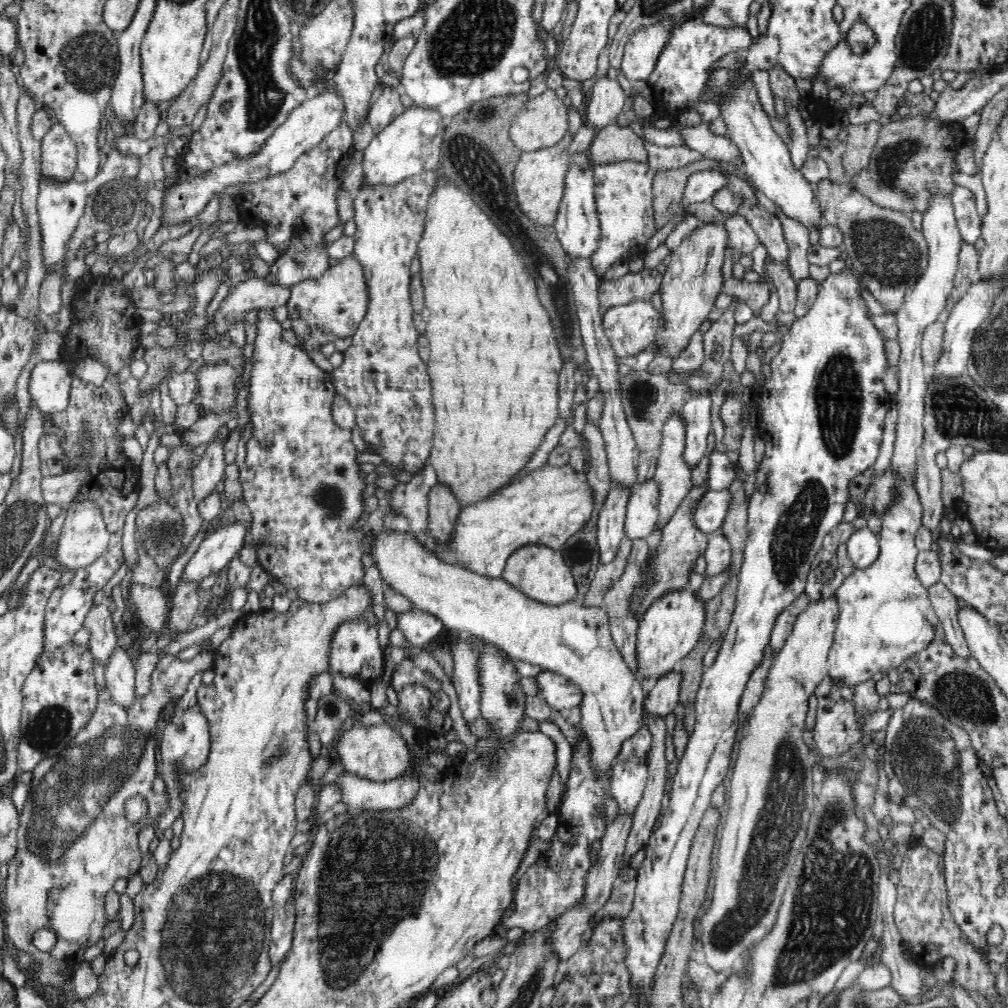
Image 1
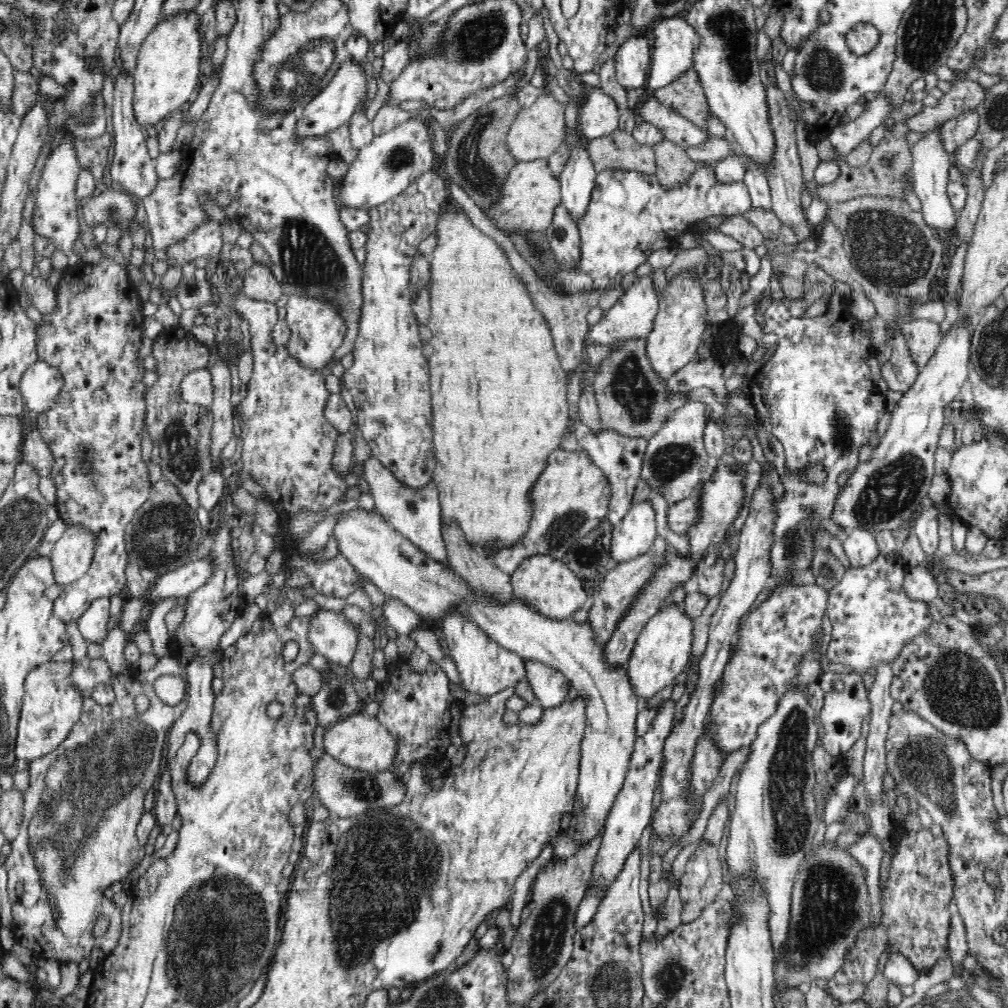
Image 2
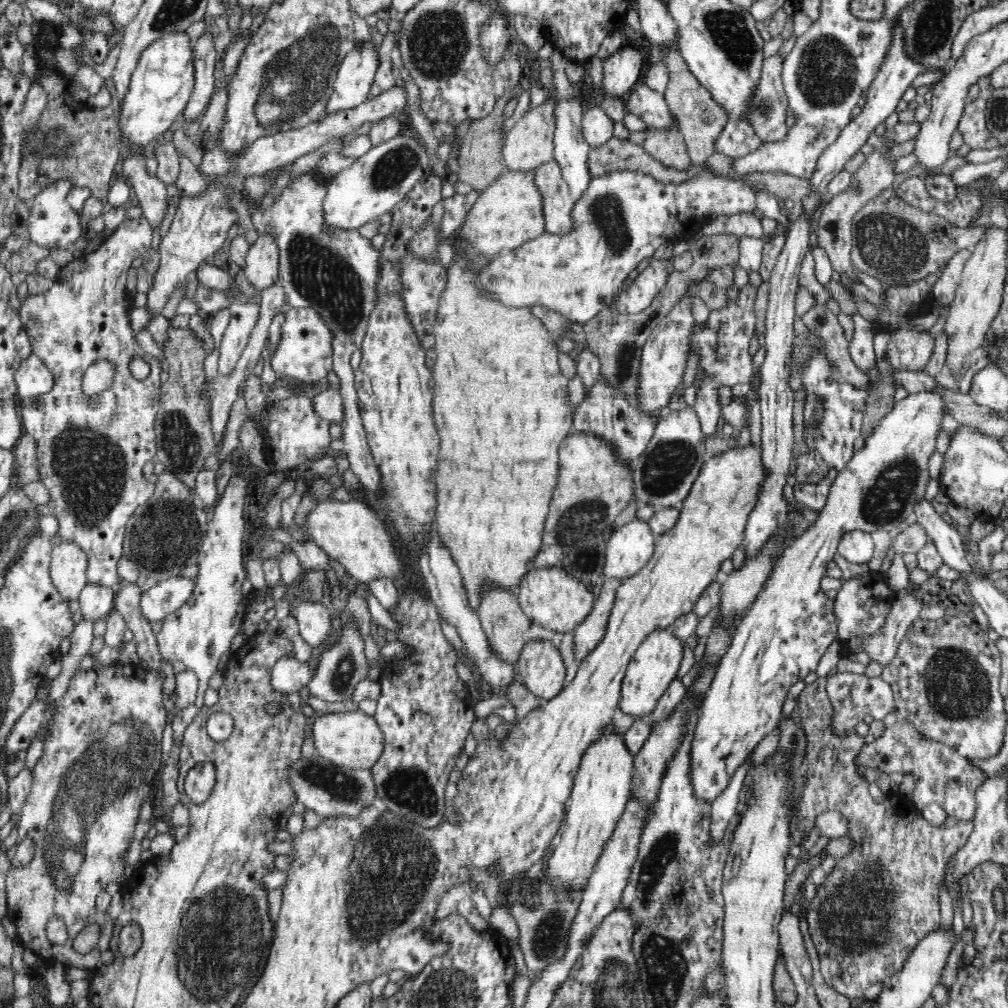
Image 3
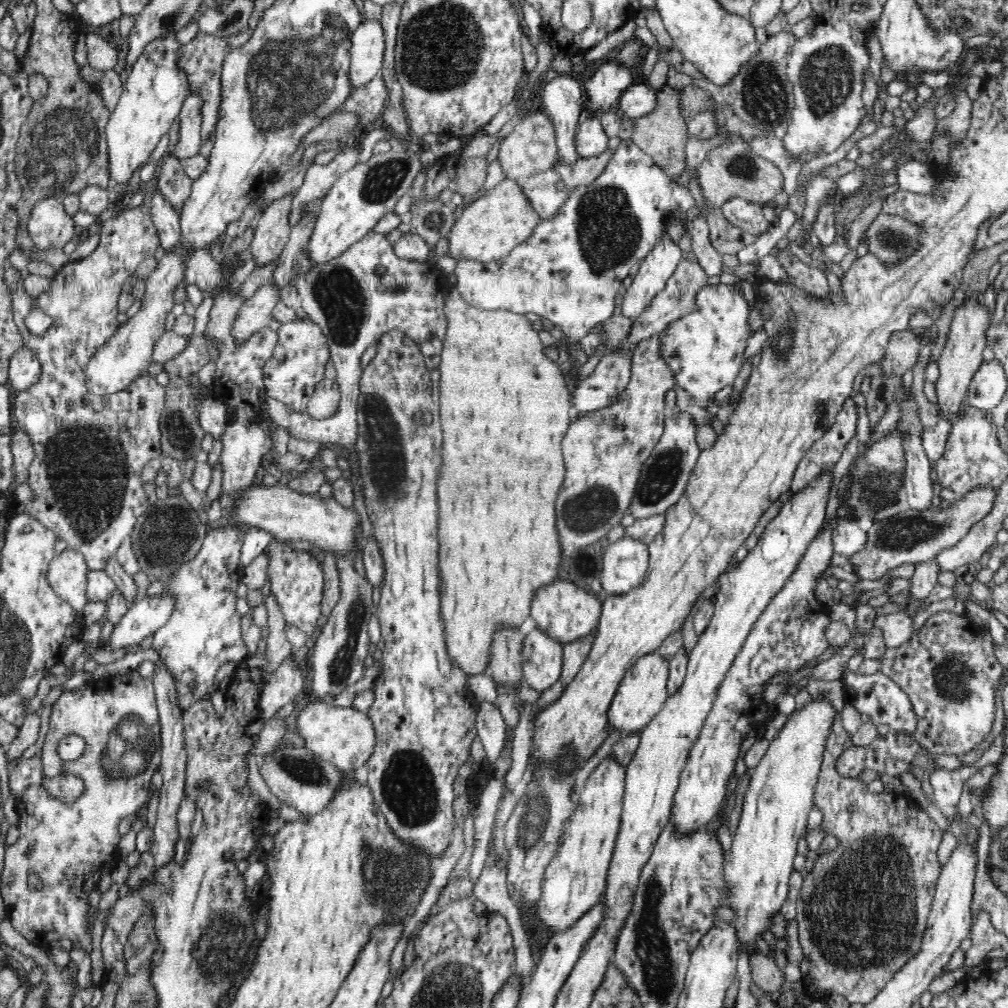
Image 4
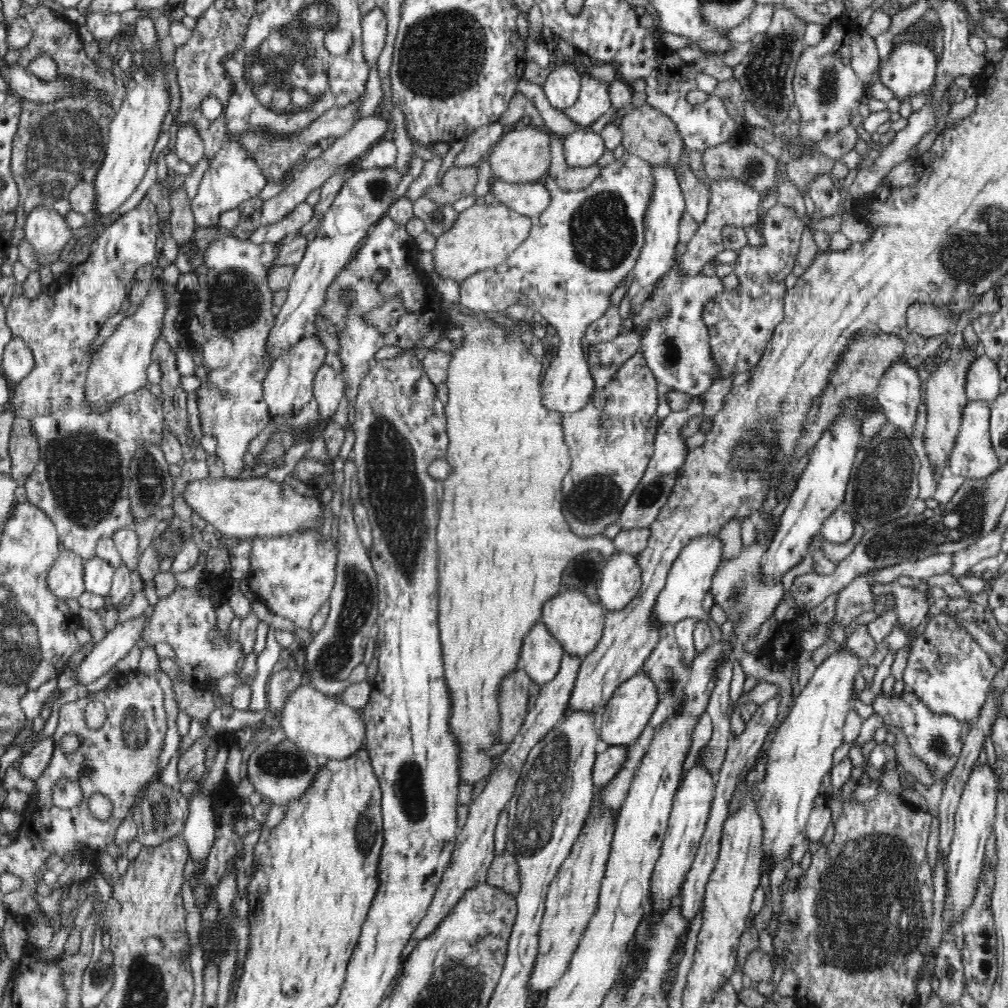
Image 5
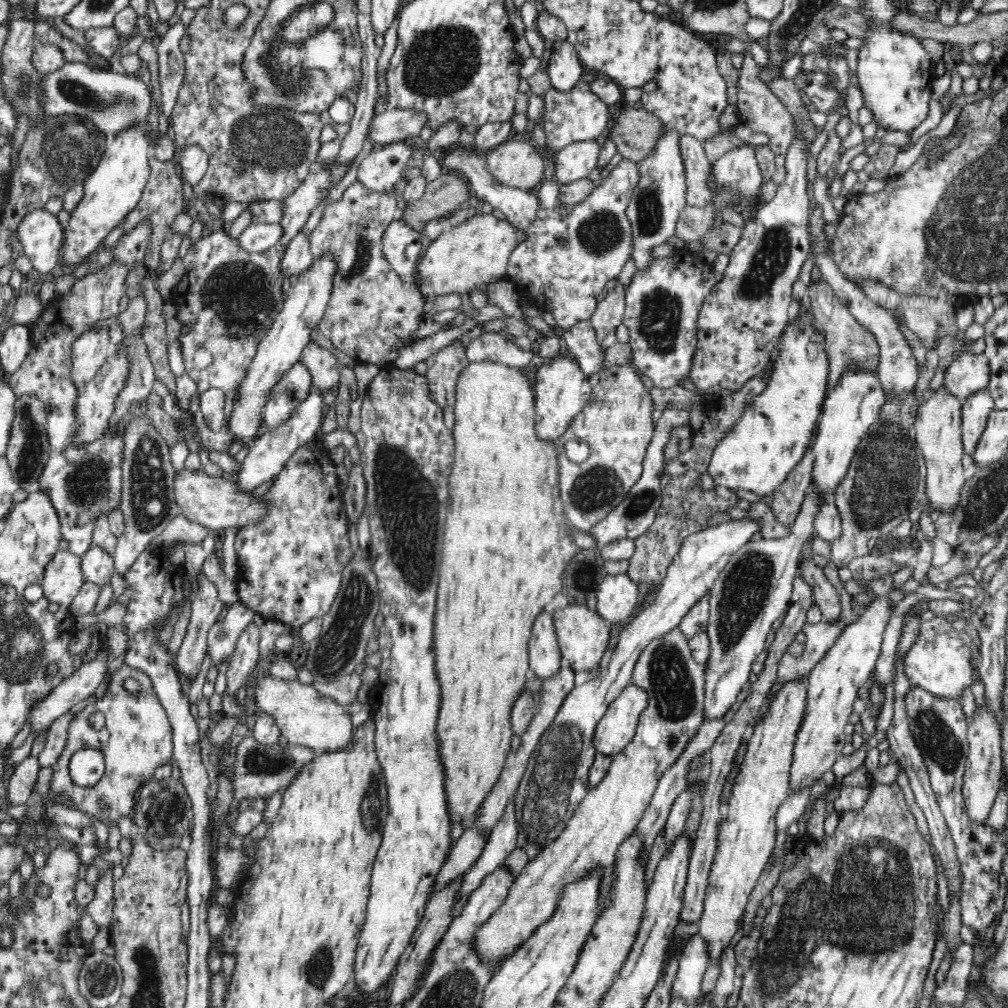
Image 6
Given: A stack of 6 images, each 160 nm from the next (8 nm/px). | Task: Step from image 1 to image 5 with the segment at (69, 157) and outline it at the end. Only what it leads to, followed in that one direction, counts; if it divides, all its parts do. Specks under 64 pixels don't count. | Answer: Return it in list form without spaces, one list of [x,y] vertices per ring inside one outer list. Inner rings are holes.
[[[38,206],[27,216],[25,240],[44,258],[53,258],[73,238],[66,219],[54,207]]]

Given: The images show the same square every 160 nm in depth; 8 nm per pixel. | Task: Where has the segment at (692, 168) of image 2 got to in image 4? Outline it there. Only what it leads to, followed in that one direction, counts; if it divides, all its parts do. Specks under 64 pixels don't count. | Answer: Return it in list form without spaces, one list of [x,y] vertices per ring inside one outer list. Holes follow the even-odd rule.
[[[663,85],[656,91],[657,104],[655,110],[647,116],[634,120],[634,132],[631,140],[652,158],[654,165],[659,167],[673,181],[678,180],[686,167],[685,149],[688,140],[687,123],[681,114],[679,91]]]

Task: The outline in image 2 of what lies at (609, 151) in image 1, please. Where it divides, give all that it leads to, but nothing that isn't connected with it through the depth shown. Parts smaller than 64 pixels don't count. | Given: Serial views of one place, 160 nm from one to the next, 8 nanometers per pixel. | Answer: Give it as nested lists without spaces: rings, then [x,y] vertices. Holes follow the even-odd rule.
[[[616,130],[604,138],[596,138],[596,140],[587,141],[587,148],[590,159],[593,163],[593,168],[597,173],[604,170],[634,170],[643,174],[656,174],[655,153],[649,145],[638,143],[631,133],[624,130]]]

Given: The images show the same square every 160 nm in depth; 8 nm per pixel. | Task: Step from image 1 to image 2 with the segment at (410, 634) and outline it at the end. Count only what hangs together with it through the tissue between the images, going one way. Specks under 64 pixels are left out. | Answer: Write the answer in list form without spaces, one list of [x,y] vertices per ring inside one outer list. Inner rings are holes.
[[[386,596],[386,602],[378,610],[378,614],[398,633],[398,635],[410,635],[413,631],[422,627],[423,620],[416,615],[406,604]]]

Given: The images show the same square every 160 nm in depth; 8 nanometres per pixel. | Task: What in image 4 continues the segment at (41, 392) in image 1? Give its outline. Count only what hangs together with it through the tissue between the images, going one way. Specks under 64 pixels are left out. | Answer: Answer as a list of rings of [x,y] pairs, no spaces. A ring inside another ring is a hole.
[[[26,346],[14,352],[9,364],[10,386],[20,393],[40,381],[41,364],[34,351]]]

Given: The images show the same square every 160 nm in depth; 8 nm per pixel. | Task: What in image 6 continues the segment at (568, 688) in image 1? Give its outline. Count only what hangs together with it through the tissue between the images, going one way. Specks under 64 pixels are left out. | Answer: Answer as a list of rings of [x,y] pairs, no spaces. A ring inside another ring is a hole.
[[[543,611],[536,619],[529,642],[530,672],[540,679],[554,676],[561,668],[554,616]]]

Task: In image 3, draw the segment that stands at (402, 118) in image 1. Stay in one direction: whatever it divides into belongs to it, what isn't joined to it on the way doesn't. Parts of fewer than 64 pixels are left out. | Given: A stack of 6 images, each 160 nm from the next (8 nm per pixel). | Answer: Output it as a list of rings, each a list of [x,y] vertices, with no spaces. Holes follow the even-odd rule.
[[[398,134],[388,142],[373,146],[364,156],[355,158],[349,168],[338,172],[327,186],[322,208],[324,225],[330,229],[358,230],[366,223],[372,223],[378,216],[391,212],[412,192],[428,165],[429,155],[424,144],[413,136]]]

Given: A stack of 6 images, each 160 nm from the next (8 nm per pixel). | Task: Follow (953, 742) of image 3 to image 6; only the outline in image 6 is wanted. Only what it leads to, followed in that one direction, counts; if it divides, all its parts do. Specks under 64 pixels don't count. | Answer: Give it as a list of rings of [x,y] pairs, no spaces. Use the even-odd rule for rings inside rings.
[[[934,617],[922,622],[917,642],[907,653],[904,672],[911,680],[912,685],[931,692],[940,698],[960,700],[962,692],[976,682],[980,677],[979,667],[972,664],[973,641],[966,632],[958,632],[952,628],[947,618]]]

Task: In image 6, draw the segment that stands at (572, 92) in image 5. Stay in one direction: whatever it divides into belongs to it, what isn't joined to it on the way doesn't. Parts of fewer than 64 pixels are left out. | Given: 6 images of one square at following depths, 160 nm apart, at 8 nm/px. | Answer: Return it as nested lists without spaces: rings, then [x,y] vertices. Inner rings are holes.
[[[568,40],[554,42],[549,60],[544,63],[552,87],[560,92],[574,88],[582,76],[582,63],[577,50]]]

